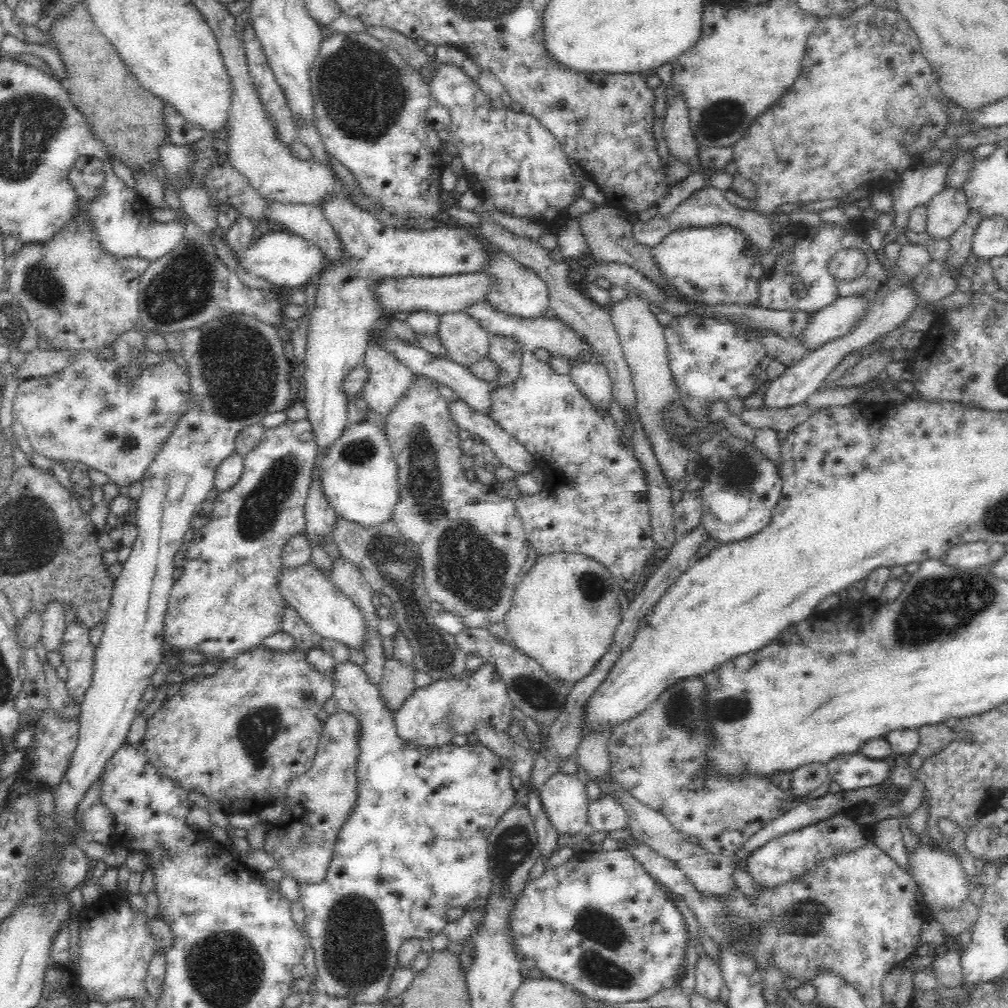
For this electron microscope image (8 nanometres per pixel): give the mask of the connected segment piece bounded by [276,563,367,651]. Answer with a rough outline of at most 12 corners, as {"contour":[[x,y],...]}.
{"contour":[[313,563],[280,568],[287,606],[363,651],[366,621]]}

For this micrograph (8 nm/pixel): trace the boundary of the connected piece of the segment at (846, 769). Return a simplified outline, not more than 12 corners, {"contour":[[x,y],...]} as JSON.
{"contour":[[860,752],[825,766],[842,791],[880,786],[896,767]]}

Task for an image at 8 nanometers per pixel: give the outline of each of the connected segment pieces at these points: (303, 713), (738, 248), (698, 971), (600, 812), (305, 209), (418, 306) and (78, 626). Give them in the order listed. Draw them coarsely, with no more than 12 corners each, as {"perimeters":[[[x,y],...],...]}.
{"perimeters":[[[266,646],[147,722],[184,791],[259,814],[308,771],[332,671]],[[729,224],[651,249],[696,303],[758,308],[765,253]],[[698,953],[695,991],[718,1001],[723,980],[719,964]],[[602,794],[590,801],[588,830],[608,833],[627,827],[620,801]],[[269,201],[265,216],[318,246],[327,262],[344,256],[320,205]],[[483,271],[383,279],[373,292],[389,314],[463,312],[486,299]],[[75,619],[66,624],[58,652],[72,698],[92,682],[96,647]]]}

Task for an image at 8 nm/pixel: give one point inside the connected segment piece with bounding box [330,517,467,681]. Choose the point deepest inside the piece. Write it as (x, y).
(391, 563)

